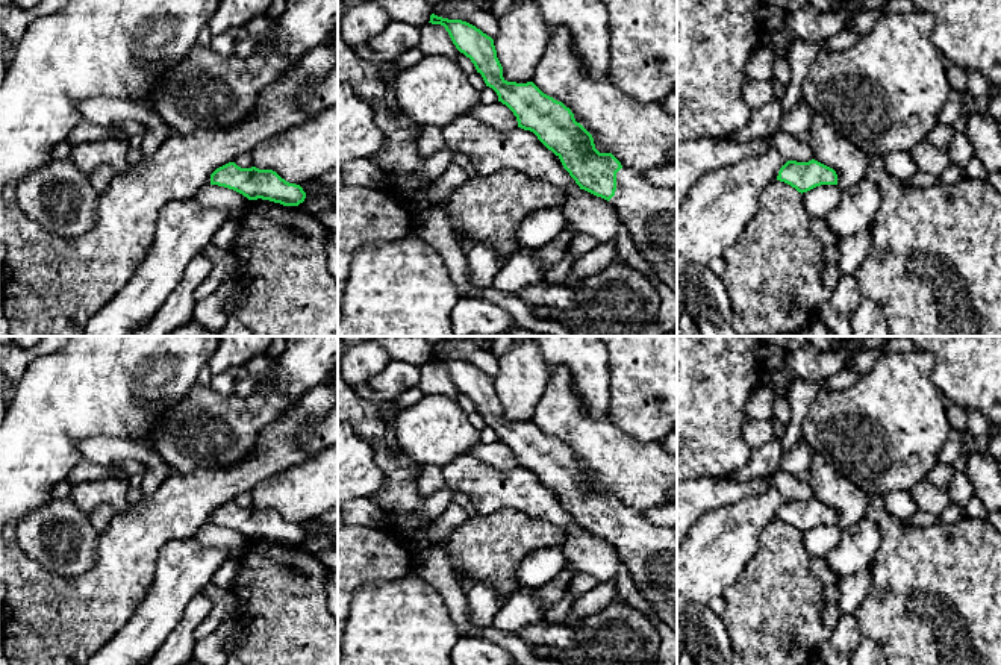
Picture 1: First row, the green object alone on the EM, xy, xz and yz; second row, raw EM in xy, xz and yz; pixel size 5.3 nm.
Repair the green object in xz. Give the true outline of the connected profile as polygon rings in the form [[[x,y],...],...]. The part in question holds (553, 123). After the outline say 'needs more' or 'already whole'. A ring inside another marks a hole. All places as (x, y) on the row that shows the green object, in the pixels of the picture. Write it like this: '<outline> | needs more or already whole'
[[[435,14],[430,15],[429,23],[445,27],[456,48],[471,59],[486,86],[497,92],[498,101],[513,112],[518,127],[533,132],[560,159],[580,189],[610,203],[642,258],[659,274],[660,280],[677,292],[677,188],[654,186],[641,171],[622,167],[612,153],[600,153],[592,135],[575,121],[571,109],[544,94],[533,82],[507,82],[503,77],[494,39],[476,26]]] | needs more

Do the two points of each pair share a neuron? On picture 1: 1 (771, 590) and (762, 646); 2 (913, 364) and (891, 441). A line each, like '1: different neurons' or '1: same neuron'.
1: same neuron
2: same neuron

